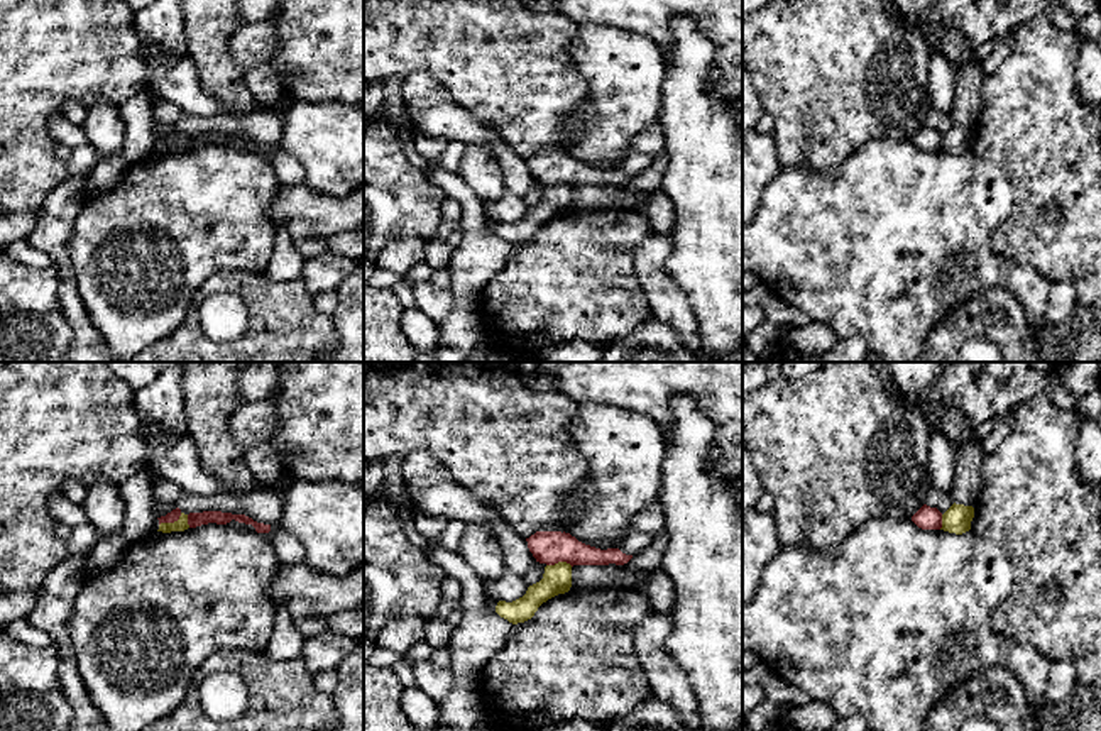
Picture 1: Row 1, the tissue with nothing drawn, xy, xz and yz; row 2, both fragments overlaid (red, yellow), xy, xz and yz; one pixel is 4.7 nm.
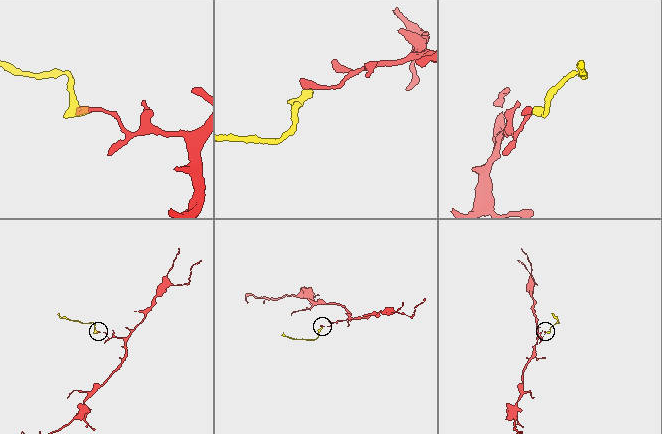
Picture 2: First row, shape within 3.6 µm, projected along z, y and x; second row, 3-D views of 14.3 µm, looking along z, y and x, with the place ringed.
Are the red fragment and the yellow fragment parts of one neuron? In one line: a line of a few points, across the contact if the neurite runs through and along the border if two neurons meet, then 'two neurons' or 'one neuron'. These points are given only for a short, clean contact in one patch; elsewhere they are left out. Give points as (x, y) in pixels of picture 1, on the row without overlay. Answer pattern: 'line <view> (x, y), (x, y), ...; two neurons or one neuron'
two neurons

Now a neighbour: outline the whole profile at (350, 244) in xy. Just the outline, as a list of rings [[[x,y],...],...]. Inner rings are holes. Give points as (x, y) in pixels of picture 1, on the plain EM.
[[[364,228],[331,237],[301,239],[294,242],[294,247],[303,259],[311,259],[321,252],[333,252],[360,262],[364,261]]]

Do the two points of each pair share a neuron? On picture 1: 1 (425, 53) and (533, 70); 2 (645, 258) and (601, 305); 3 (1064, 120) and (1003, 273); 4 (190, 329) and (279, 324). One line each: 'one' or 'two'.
1: one
2: two
3: two
4: one

